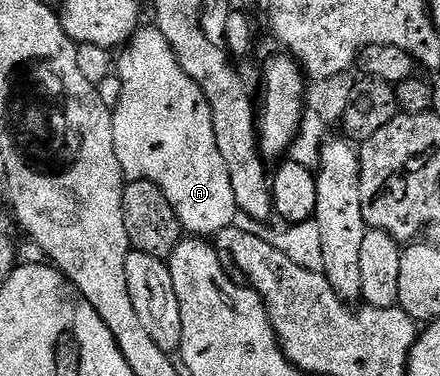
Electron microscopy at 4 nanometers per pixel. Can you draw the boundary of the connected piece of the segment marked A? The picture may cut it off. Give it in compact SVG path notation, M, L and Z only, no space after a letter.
M142 26L120 52L115 73L123 81L119 105L112 108L115 157L119 157L126 180L146 179L157 185L174 206L183 231L190 236L215 237L223 229L234 226L236 219L233 218L239 215L235 189L231 189L227 161L223 161L223 153L219 153L211 105L203 89L199 89L199 85L187 77L183 65L179 65L179 57L167 37L156 26Z

